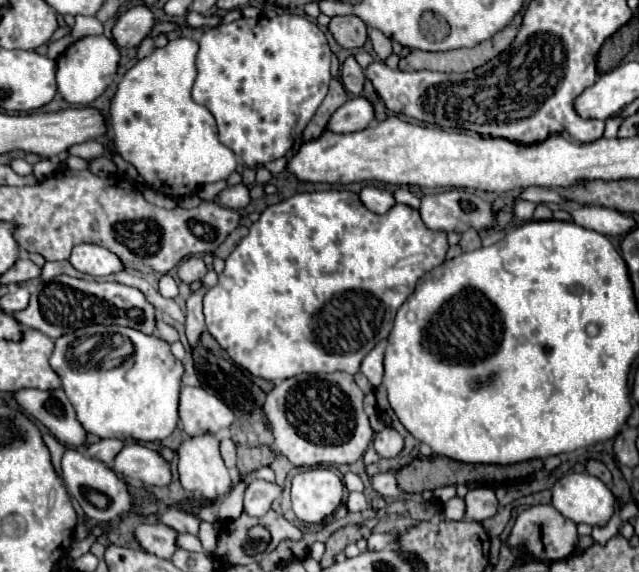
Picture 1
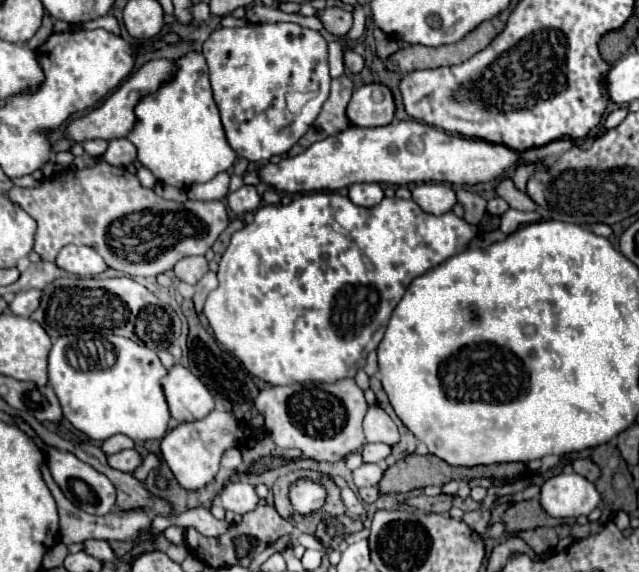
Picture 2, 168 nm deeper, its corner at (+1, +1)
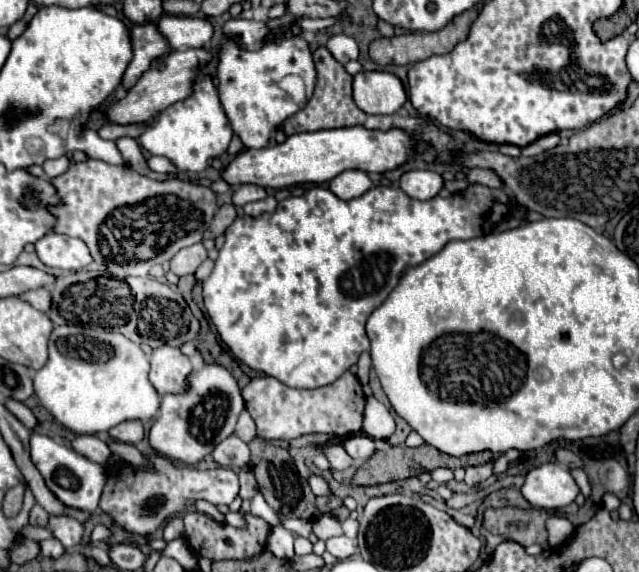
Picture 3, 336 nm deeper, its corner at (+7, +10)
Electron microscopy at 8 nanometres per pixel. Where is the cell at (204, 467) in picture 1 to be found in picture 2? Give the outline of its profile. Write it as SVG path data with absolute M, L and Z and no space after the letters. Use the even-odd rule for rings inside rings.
M216 409L210 415L206 415L206 419L194 423L180 423L176 429L168 431L160 443L160 453L162 459L168 463L168 467L172 469L180 487L196 491L214 481L220 469L222 453L238 445L238 435L240 429L238 423L234 423L234 417L228 411Z

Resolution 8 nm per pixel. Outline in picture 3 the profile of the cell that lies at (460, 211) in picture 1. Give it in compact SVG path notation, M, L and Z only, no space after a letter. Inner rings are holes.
M410 170L400 178L400 188L414 200L430 200L440 192L442 186L442 176L432 170Z

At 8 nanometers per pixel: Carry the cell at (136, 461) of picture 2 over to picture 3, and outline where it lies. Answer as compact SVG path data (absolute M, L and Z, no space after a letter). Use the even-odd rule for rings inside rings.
M86 434L84 436L76 436L76 438L72 438L70 446L78 454L82 454L84 458L88 458L88 460L92 460L96 464L104 464L110 458L110 450L108 450L106 442L100 440L98 436L86 436Z

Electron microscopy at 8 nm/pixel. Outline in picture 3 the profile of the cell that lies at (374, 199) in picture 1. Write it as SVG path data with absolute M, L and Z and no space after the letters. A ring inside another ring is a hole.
M346 170L338 174L334 180L330 180L330 190L342 200L352 200L370 188L372 188L372 180L362 170Z

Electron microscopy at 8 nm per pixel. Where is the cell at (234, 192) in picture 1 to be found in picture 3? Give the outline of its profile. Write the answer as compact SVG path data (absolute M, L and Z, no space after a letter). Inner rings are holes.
M244 184L244 186L238 186L234 190L234 206L244 206L248 202L256 202L256 200L264 200L268 196L268 192L262 188L262 186L252 186L252 184Z

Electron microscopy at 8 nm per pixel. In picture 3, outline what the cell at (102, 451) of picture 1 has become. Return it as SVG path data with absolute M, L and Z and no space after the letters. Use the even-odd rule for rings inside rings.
M128 420L128 422L120 422L118 426L114 426L108 436L112 440L118 442L128 442L128 444L138 444L144 438L144 424L140 420Z

